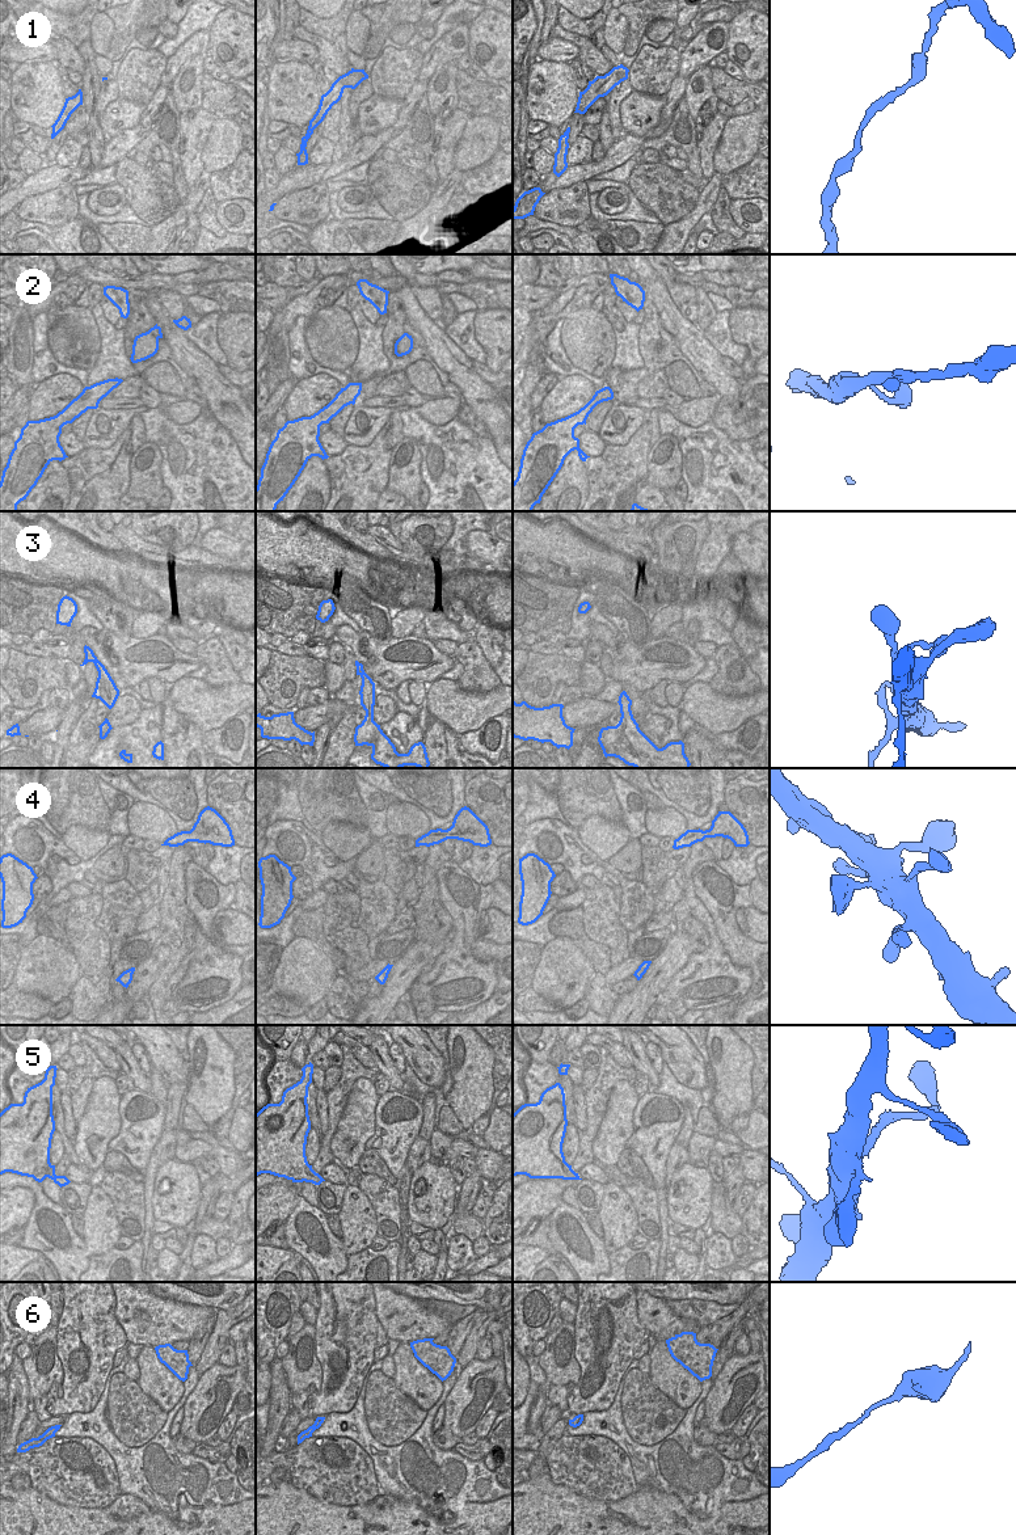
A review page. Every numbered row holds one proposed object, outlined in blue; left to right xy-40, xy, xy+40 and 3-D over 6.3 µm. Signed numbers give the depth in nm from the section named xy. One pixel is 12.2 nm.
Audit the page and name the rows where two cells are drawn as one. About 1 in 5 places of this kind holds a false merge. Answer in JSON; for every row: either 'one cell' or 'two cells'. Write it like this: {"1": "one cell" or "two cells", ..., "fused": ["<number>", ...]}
{"1": "one cell", "2": "one cell", "3": "one cell", "4": "one cell", "5": "one cell", "6": "one cell", "fused": []}

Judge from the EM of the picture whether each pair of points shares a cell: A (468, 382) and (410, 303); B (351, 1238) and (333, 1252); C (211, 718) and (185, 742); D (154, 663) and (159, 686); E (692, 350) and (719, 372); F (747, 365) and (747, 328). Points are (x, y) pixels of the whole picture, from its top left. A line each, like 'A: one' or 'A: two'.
A: one
B: two
C: two
D: two
E: one
F: one

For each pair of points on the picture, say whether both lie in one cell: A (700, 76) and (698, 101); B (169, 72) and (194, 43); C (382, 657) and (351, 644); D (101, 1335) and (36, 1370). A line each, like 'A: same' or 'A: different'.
A: same
B: same
C: different
D: different

